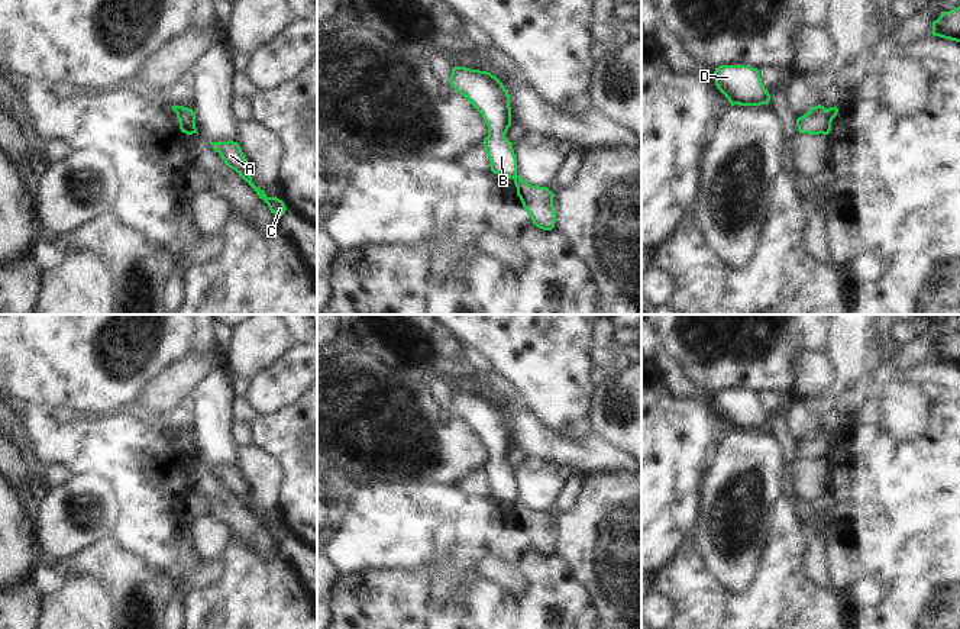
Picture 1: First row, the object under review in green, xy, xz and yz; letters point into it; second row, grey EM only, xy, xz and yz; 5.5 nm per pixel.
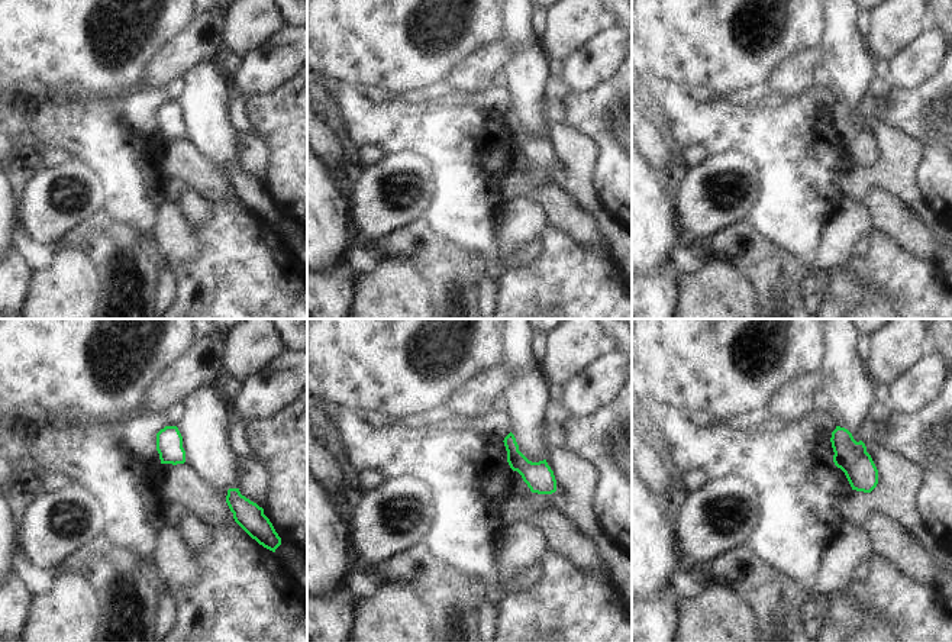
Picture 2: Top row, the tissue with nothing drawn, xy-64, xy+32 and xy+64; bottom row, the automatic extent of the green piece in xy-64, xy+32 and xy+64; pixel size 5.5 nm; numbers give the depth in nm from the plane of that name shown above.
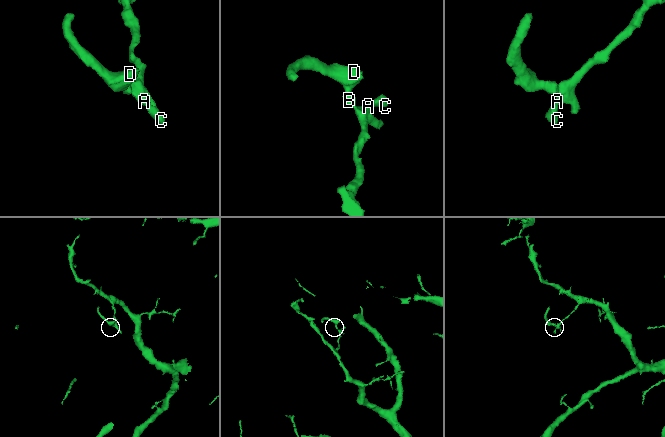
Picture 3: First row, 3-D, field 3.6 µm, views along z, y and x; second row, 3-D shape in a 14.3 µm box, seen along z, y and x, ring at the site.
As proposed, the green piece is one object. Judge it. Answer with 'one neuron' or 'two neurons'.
two neurons

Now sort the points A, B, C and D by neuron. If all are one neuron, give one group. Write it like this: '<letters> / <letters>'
A C / B D

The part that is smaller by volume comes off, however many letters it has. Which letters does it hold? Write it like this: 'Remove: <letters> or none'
Remove: B, D

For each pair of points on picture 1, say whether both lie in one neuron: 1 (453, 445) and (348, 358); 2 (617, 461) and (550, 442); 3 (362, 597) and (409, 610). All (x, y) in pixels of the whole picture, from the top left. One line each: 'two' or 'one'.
1: one
2: one
3: one

